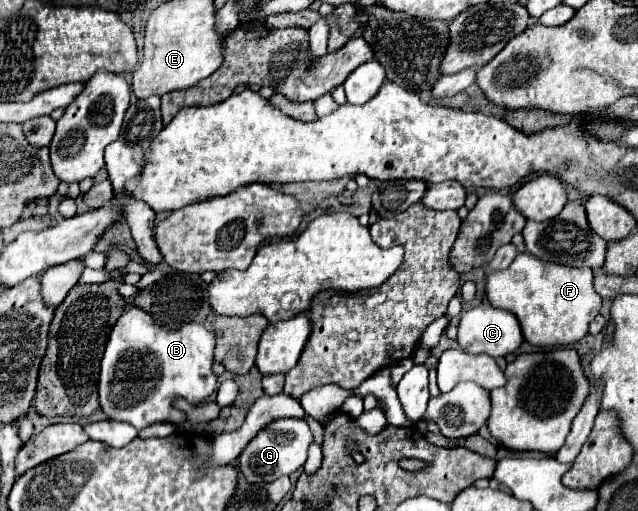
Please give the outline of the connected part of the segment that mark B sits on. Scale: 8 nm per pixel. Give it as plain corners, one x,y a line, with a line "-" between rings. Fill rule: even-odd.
127,306
109,334
101,360
101,410
107,418
129,422
137,430
155,422
183,424
185,414
173,406
173,400
185,398
189,404
201,404
217,390
217,376
211,370
213,348
215,338
203,324
189,322
177,330
163,330
145,310

